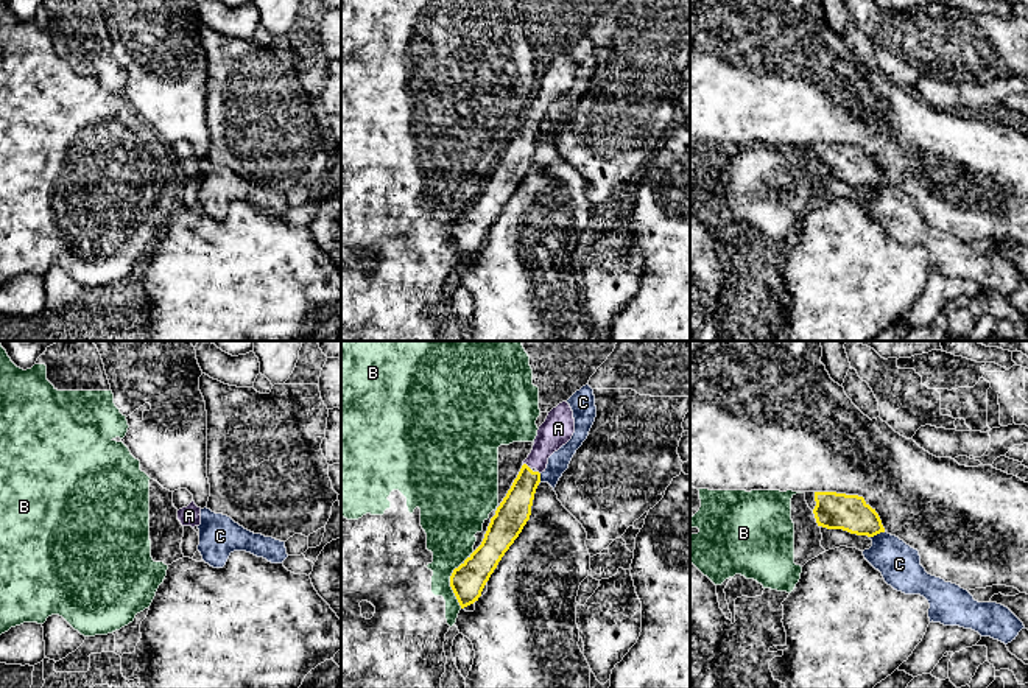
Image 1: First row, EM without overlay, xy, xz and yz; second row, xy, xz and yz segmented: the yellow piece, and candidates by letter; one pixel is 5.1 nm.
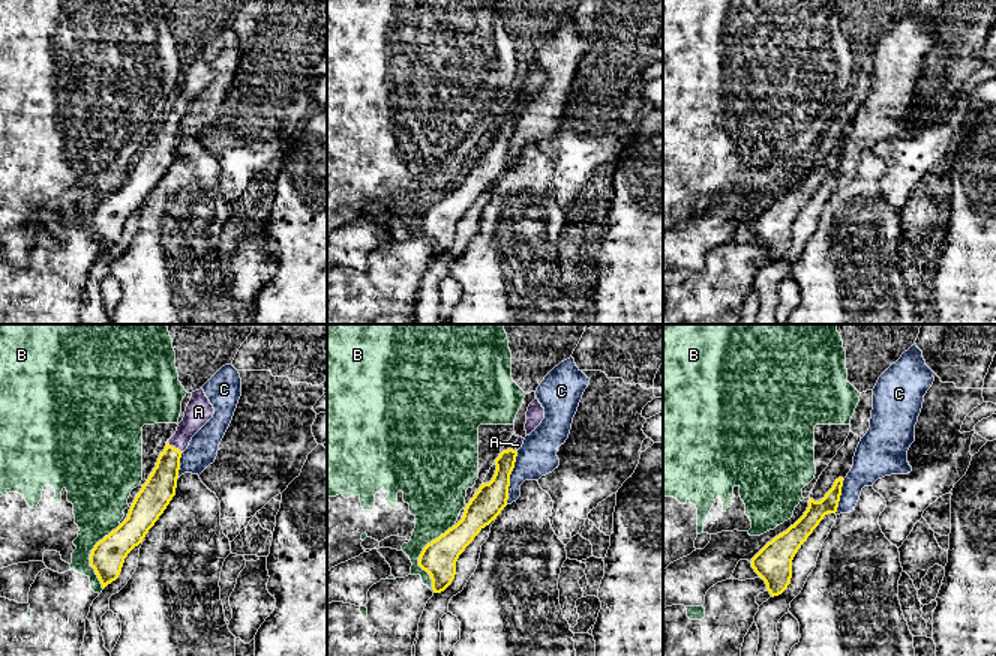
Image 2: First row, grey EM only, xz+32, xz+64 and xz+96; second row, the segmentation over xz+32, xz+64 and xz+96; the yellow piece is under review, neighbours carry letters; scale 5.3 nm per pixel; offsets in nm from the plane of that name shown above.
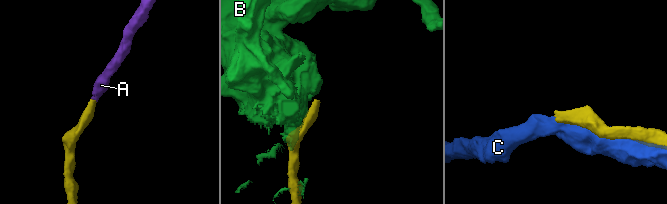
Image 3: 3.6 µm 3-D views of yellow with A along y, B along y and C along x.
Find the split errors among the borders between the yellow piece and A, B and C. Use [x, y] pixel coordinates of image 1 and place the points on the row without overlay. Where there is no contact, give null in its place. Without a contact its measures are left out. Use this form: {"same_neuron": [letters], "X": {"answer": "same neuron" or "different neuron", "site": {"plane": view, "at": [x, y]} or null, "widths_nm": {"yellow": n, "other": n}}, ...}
{"same_neuron": ["A"], "A": {"answer": "same neuron", "site": {"plane": "xz", "at": [527, 117]}, "widths_nm": {"yellow": 170, "other": 160}}, "B": {"answer": "different neuron", "site": {"plane": "xz", "at": [450, 231]}, "widths_nm": {"yellow": 180, "other": 260}}, "C": {"answer": "different neuron", "site": {"plane": "yz", "at": [876, 186]}, "widths_nm": {"yellow": 190, "other": 220}}}

